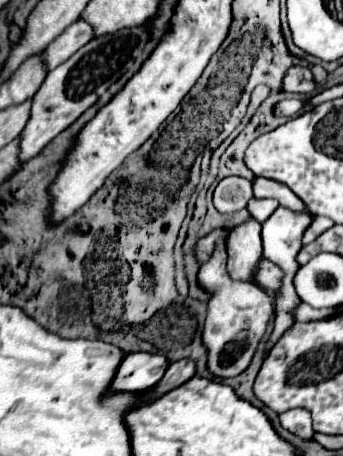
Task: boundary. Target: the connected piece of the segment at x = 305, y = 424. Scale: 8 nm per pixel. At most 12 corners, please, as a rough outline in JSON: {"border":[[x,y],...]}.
{"border":[[308,409],[280,413],[284,429],[304,439],[314,437]]}

